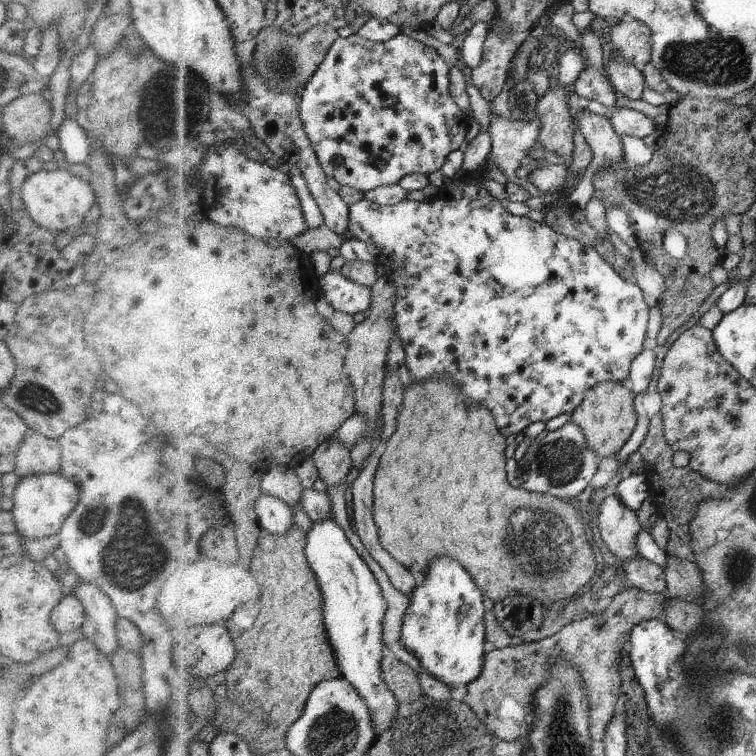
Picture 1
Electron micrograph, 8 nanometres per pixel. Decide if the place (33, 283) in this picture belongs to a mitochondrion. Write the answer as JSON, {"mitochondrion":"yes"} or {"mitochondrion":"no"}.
{"mitochondrion":"no"}

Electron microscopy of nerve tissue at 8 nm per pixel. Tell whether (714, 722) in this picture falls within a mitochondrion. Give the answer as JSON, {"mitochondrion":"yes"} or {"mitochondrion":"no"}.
{"mitochondrion":"yes"}

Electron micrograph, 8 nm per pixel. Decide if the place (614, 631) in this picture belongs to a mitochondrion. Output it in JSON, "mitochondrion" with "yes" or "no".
{"mitochondrion":"no"}

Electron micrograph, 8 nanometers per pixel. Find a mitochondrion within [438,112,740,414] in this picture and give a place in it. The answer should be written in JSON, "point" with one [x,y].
{"point":[675,194]}

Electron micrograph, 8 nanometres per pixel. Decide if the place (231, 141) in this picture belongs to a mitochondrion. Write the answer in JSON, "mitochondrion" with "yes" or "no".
{"mitochondrion":"no"}

